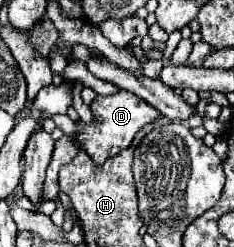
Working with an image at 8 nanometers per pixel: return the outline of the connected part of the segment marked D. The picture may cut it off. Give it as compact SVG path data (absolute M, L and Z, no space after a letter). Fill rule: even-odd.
M119 90L117 94L111 94L111 96L97 96L91 104L91 110L93 110L95 120L91 124L79 122L81 132L75 138L81 142L81 148L91 156L91 160L95 164L103 164L107 158L117 156L121 150L127 150L131 146L135 134L145 124L161 118L159 110L153 110L153 106L149 106L143 98L139 98L127 90ZM97 118L101 118L101 122Z

